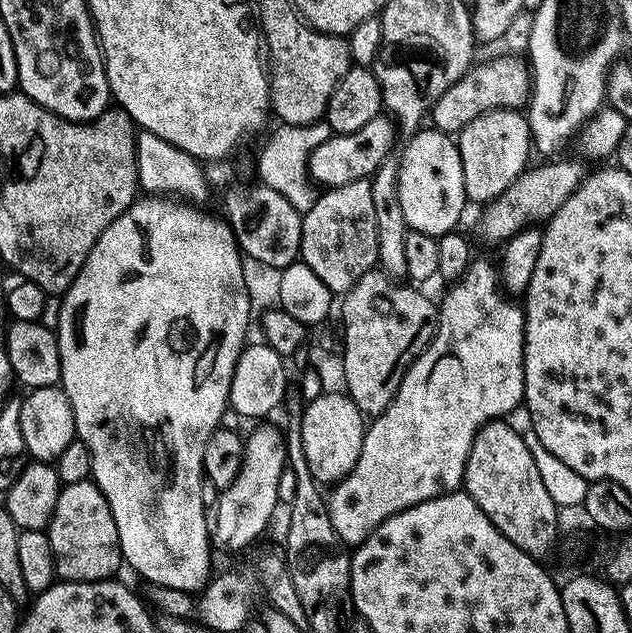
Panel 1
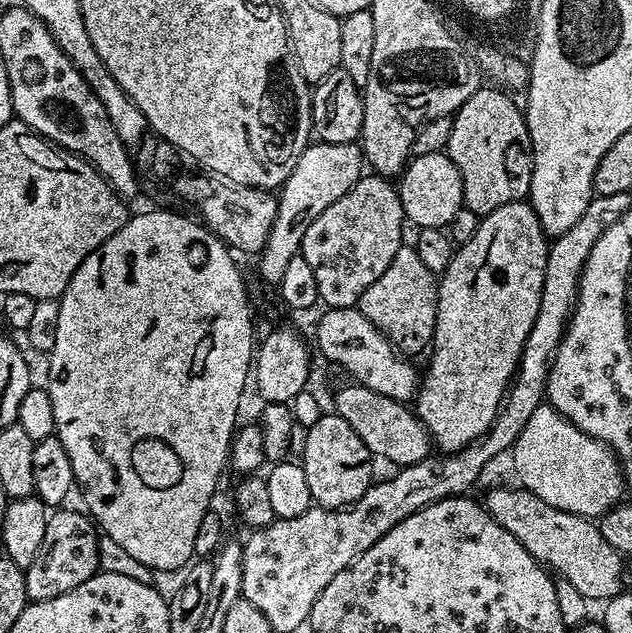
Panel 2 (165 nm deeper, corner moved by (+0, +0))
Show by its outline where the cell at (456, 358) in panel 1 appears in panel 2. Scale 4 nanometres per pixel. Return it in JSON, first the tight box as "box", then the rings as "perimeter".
{"box":[414,200,550,453],"perimeter":[[[515,200],[506,206],[498,206],[498,210],[487,213],[481,219],[478,230],[474,230],[474,238],[470,242],[459,245],[455,249],[450,266],[439,277],[436,290],[436,329],[432,335],[430,345],[432,357],[428,360],[428,373],[423,373],[419,389],[414,397],[414,411],[420,417],[428,429],[428,434],[432,438],[432,443],[441,453],[458,453],[462,449],[474,442],[480,436],[484,436],[491,429],[492,423],[500,412],[501,404],[504,403],[505,396],[508,395],[509,385],[513,381],[514,370],[518,368],[520,355],[523,347],[526,346],[527,335],[530,334],[531,327],[534,326],[536,307],[542,299],[543,275],[546,274],[547,254],[550,245],[549,237],[545,236],[540,219],[534,214],[531,203],[524,200]]]}

